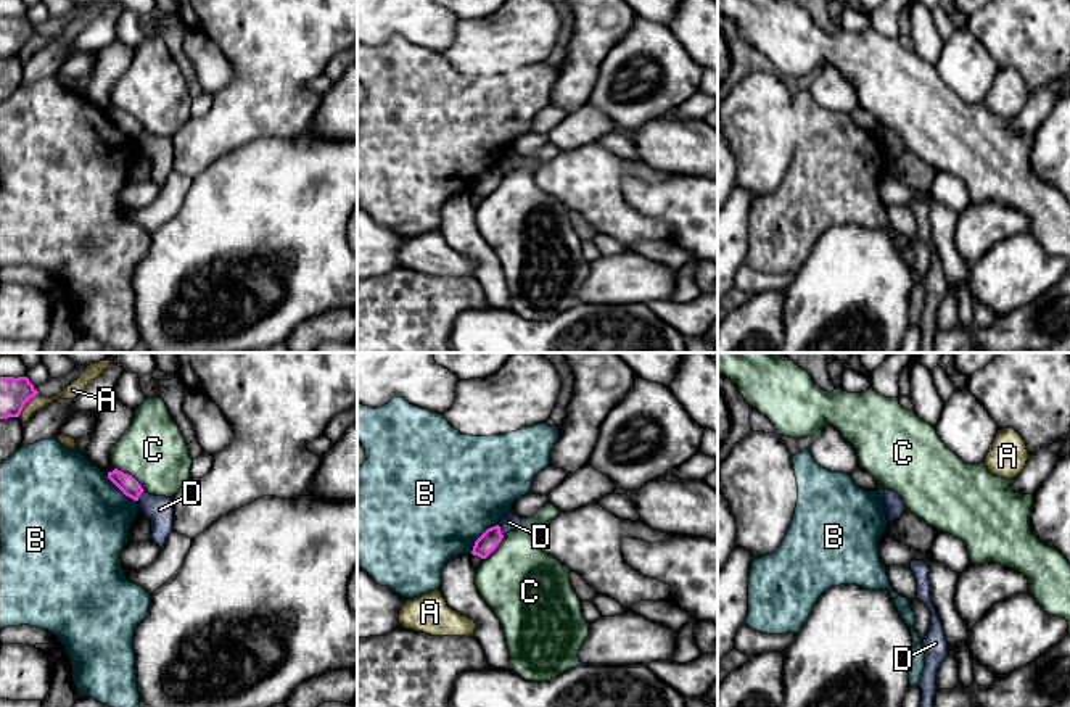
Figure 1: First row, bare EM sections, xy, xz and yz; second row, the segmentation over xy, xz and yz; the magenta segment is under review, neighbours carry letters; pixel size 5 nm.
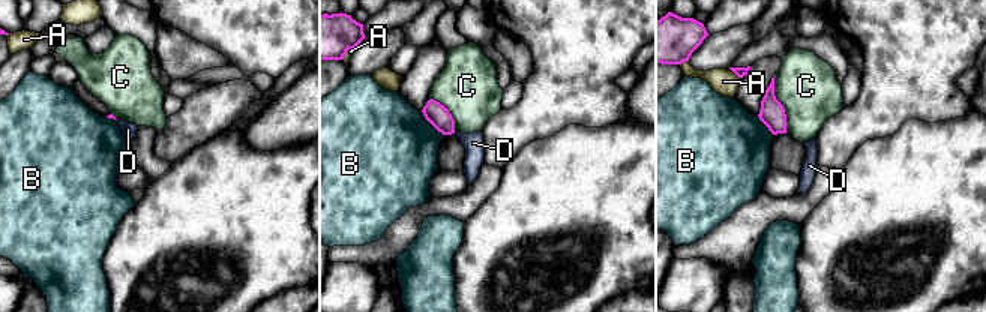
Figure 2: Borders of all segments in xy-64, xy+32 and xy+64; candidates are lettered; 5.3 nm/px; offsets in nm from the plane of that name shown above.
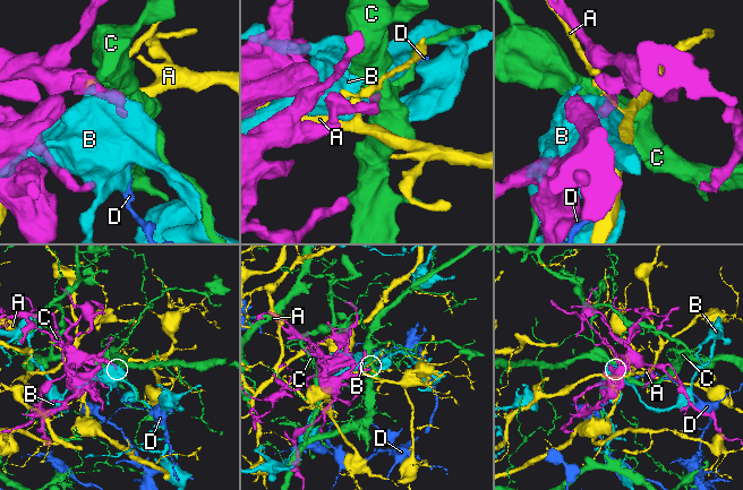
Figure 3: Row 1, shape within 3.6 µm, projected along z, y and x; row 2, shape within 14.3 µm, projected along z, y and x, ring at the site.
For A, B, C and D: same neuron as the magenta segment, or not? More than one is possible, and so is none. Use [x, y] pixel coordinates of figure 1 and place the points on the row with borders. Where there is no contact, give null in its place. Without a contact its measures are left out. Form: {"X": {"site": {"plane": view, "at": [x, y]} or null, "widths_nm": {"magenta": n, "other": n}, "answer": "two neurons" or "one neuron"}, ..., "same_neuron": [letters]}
{"A": {"site": {"plane": "xy", "at": [24, 403]}, "widths_nm": {"magenta": 150, "other": 70}, "answer": "two neurons"}, "B": {"site": {"plane": "xz", "at": [480, 537]}, "widths_nm": {"magenta": 100, "other": 500}, "answer": "two neurons"}, "C": {"site": {"plane": "xy", "at": [131, 475]}, "widths_nm": {"magenta": 90, "other": 320}, "answer": "two neurons"}, "D": {"site": {"plane": "xz", "at": [499, 530]}, "widths_nm": {"magenta": 100, "other": 90}, "answer": "two neurons"}, "same_neuron": []}

